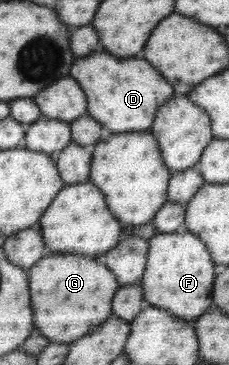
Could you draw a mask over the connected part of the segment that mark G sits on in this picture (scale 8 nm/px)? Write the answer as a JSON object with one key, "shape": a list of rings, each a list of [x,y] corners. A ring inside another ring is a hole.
{"shape":[[[52,253],[29,269],[35,327],[50,342],[69,345],[72,341],[94,332],[112,315],[113,297],[121,285],[115,274],[95,259],[83,255]]]}

